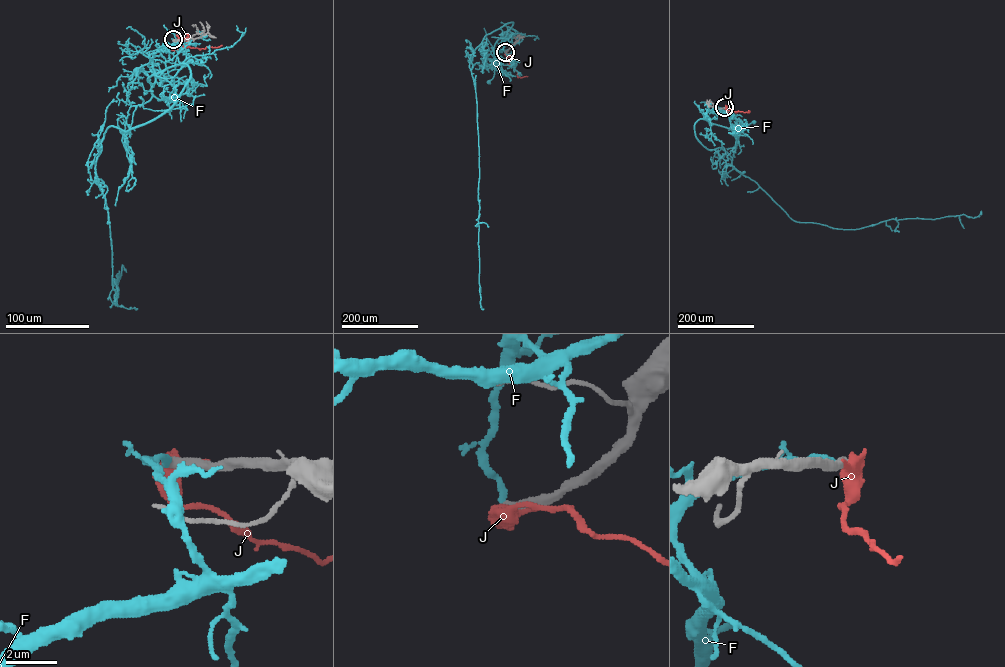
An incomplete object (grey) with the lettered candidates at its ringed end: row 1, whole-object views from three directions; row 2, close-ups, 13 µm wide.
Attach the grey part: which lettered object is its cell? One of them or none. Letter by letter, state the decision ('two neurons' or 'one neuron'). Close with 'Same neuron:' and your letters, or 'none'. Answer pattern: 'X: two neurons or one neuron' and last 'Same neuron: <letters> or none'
F: two neurons
J: two neurons
Same neuron: none

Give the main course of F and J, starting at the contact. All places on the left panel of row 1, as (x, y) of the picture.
F: (173, 39), (174, 43), (152, 58), (155, 83), (151, 89), (148, 76), (138, 69)
J: (174, 39), (187, 43), (183, 48), (200, 49), (222, 45)

